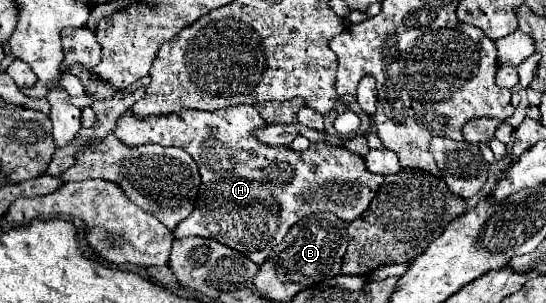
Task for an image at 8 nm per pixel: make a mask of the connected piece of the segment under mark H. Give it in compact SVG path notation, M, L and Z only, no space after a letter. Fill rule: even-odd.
M232 106L216 112L202 110L182 110L168 116L146 116L138 118L132 110L126 110L116 122L116 138L128 146L138 144L162 144L162 146L180 146L184 148L198 164L202 186L194 212L174 228L174 238L202 236L218 240L234 250L244 252L256 264L262 264L272 248L282 242L286 232L296 220L314 214L314 212L332 212L344 222L356 220L374 198L378 186L384 182L384 176L372 174L366 168L366 160L350 150L330 146L330 144L310 144L308 150L296 152L290 146L270 146L260 142L254 136L256 128L264 128L266 122L256 112L254 106Z

